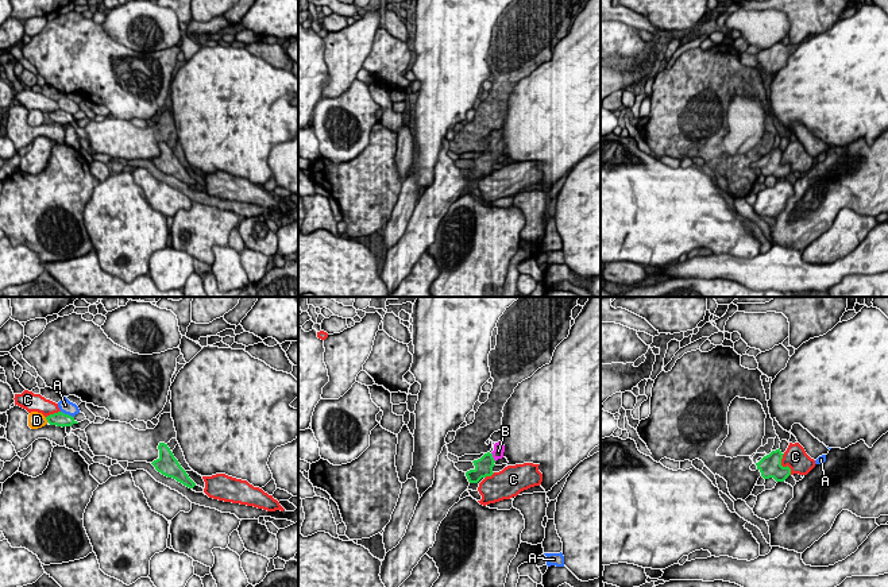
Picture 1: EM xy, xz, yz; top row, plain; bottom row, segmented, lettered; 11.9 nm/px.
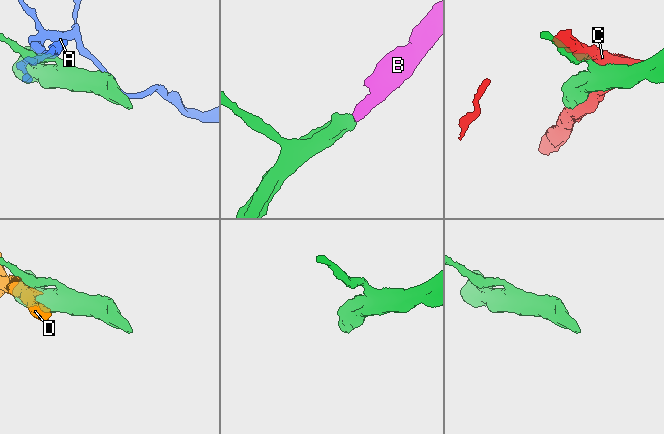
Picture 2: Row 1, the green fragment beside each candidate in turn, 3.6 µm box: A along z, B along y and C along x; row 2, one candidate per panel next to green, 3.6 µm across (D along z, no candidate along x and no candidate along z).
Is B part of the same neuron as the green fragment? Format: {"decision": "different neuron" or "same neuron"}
{"decision": "same neuron"}

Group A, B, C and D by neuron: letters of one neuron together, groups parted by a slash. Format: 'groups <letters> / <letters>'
groups A / B / C / D

